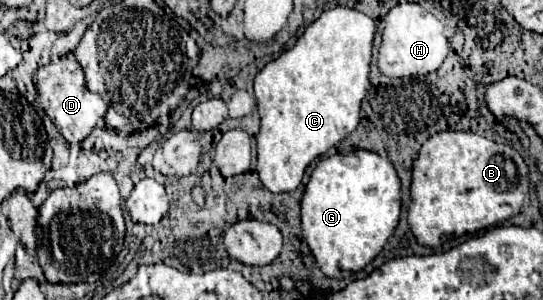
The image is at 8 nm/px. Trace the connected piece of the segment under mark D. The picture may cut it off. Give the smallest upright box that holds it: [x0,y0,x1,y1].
[34,53,108,145]

